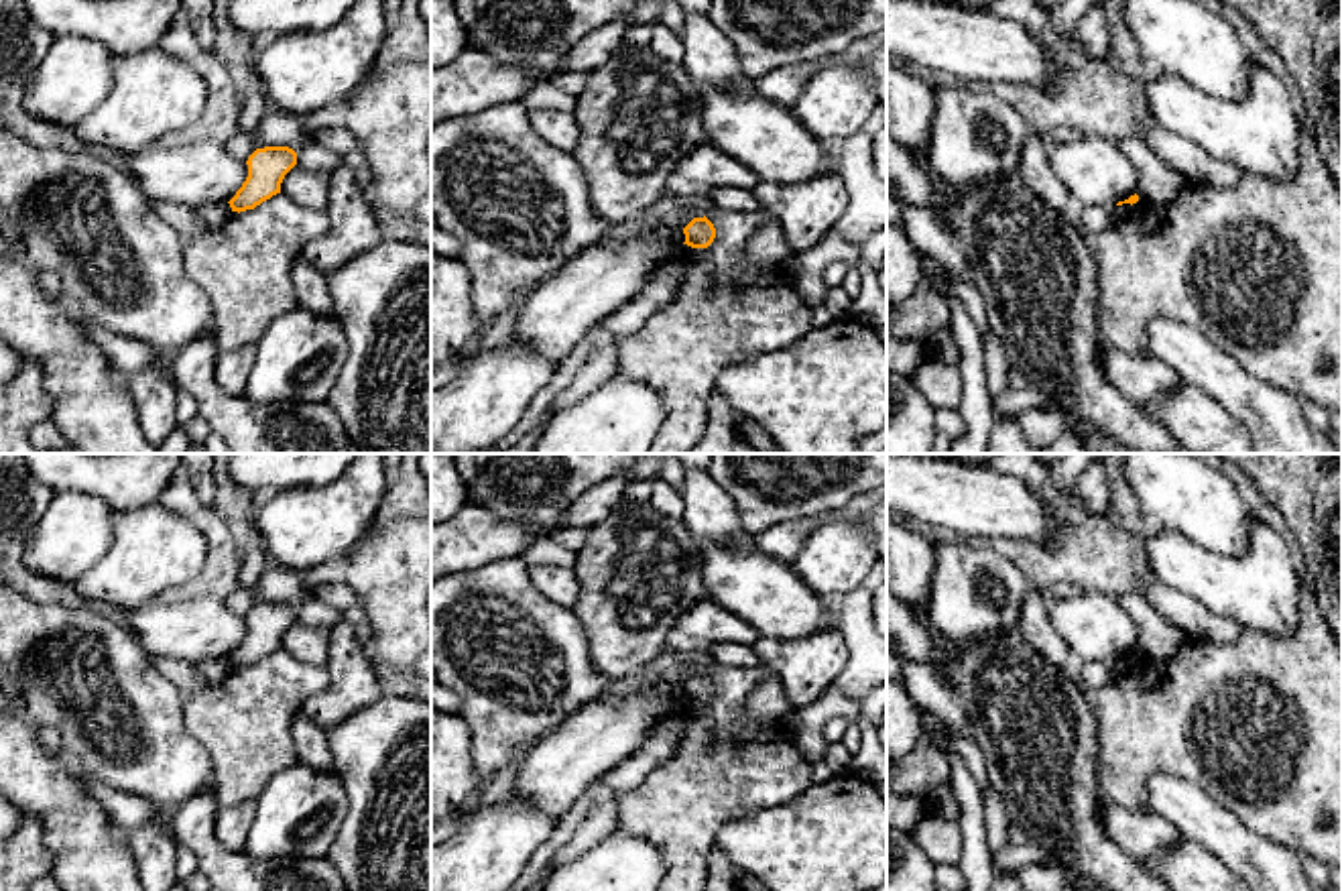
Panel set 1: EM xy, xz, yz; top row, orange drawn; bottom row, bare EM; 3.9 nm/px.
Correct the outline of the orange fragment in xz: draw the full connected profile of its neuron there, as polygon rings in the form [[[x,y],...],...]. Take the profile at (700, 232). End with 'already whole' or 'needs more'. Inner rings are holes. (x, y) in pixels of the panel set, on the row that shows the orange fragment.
[[[704,216],[704,218],[693,218],[685,228],[685,242],[691,248],[708,248],[714,238],[716,238],[716,228],[714,224]]]; already whole

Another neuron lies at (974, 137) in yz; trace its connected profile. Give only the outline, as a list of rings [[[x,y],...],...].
[[[956,83],[935,90],[927,163],[958,189],[1019,171],[1027,120],[996,94]]]

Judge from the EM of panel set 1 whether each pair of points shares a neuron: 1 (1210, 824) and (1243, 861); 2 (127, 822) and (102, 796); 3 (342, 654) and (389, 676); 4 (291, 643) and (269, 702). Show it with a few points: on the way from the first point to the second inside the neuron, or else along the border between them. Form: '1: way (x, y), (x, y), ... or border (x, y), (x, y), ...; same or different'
1: way (1218, 833), (1239, 853); same
2: way (123, 816), (108, 802); same
3: border (369, 658), (385, 690); different
4: border (281, 647), (306, 664), (324, 668); different

